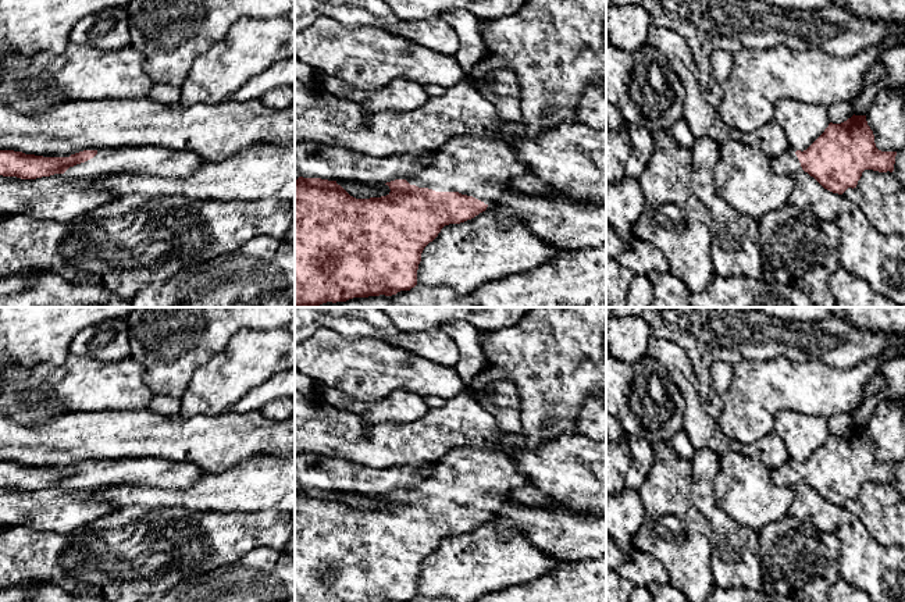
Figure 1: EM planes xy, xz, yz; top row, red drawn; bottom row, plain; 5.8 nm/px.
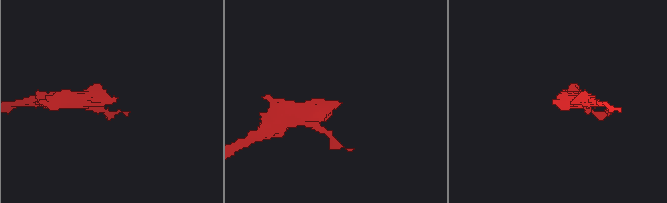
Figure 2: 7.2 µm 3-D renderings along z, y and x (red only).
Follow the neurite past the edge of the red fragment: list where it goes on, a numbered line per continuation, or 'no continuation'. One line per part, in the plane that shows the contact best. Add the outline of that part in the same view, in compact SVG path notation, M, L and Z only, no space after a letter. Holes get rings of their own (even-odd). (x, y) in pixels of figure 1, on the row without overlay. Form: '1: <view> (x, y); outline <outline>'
1: xz (556, 356); outline M531 307L516 324L485 332L482 352L487 364L502 368L513 381L520 399L521 432L503 434L491 448L462 446L435 463L432 473L406 489L410 496L435 503L459 503L485 516L496 513L503 498L528 484L512 455L512 449L545 446L560 435L580 435L578 417L588 398L606 402L606 307Z

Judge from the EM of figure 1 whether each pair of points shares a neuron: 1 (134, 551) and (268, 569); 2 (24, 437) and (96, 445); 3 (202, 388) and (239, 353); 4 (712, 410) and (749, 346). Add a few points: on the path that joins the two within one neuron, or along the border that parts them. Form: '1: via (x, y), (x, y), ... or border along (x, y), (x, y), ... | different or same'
1: border along (262, 548), (202, 576) | different
2: via (42, 441), (78, 441) | same
3: via (214, 388), (238, 366) | same
4: border along (720, 346), (734, 349), (743, 358) | different

